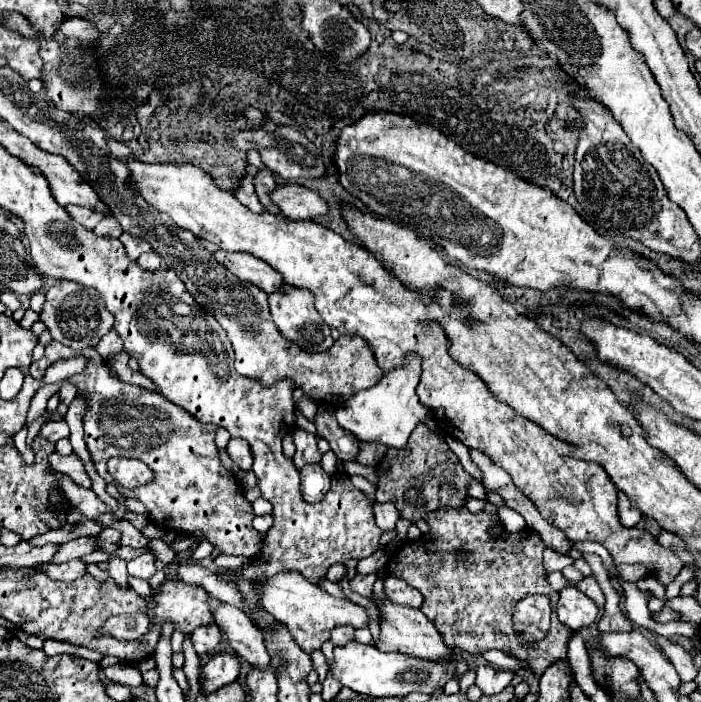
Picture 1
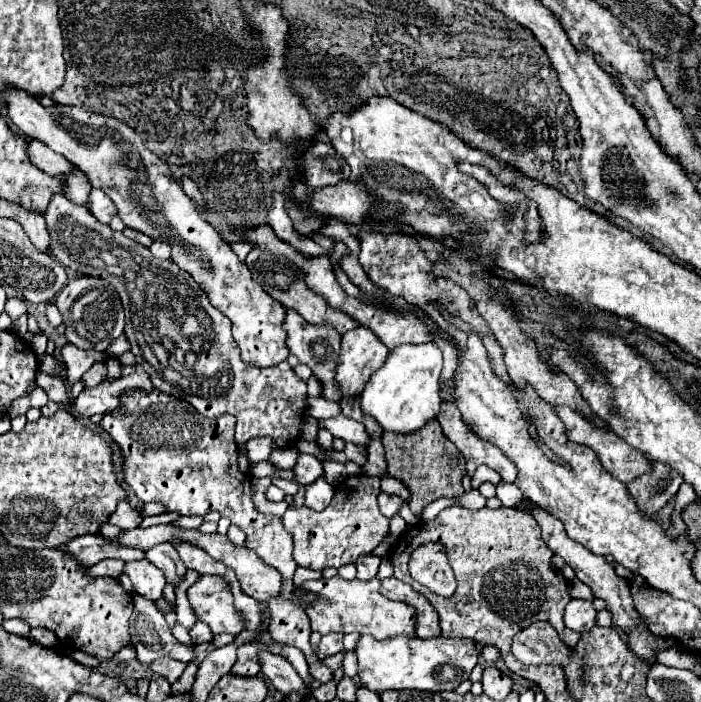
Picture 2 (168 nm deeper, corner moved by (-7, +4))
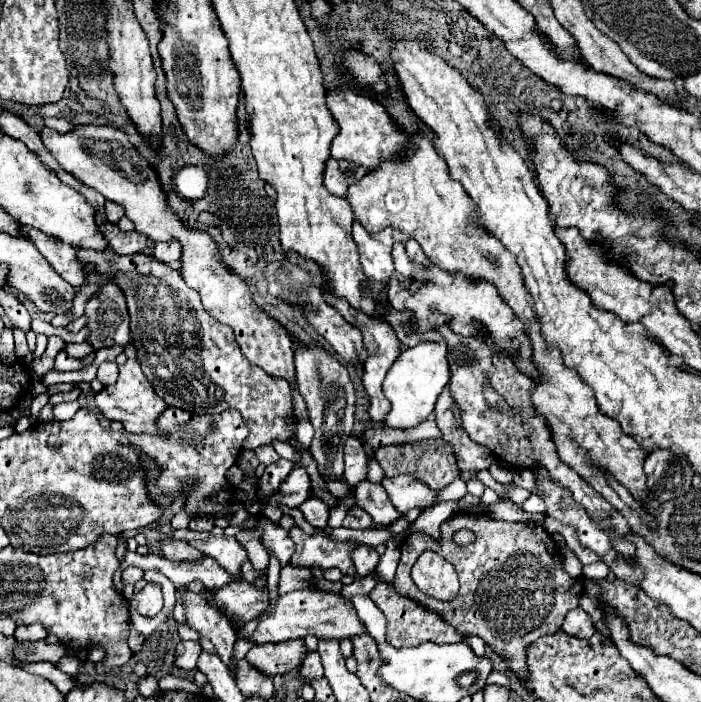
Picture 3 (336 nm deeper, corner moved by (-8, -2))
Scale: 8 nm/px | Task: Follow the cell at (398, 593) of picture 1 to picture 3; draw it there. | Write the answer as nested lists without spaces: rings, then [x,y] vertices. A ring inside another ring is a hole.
[[[378,582],[372,592],[368,594],[374,604],[384,612],[386,616],[386,624],[388,624],[388,644],[392,644],[394,648],[406,648],[406,646],[420,646],[422,642],[434,642],[434,644],[454,644],[454,642],[462,642],[464,636],[450,626],[448,622],[444,622],[442,616],[438,616],[436,612],[426,610],[424,606],[420,606],[418,602],[400,596],[392,584],[388,582]]]

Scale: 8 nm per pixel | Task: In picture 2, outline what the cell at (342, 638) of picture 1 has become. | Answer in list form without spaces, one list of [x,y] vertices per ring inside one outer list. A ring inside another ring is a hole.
[[[331,632],[331,634],[327,634],[327,636],[321,638],[317,656],[319,656],[319,658],[325,658],[325,656],[331,656],[331,654],[341,652],[341,648],[343,648],[343,634]]]

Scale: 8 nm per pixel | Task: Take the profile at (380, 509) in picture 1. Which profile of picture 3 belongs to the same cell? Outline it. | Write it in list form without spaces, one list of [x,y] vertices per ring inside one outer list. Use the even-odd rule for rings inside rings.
[[[360,482],[356,486],[356,504],[366,510],[372,520],[380,526],[390,524],[394,520],[398,520],[402,514],[392,506],[392,502],[386,496],[386,490],[380,484],[372,484],[372,482]]]

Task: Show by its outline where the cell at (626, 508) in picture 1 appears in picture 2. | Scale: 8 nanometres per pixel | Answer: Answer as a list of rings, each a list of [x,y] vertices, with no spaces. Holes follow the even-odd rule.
[[[653,462],[653,472],[635,478],[631,484],[627,484],[627,488],[635,498],[639,510],[651,518],[677,494],[681,482],[683,478],[671,466]]]

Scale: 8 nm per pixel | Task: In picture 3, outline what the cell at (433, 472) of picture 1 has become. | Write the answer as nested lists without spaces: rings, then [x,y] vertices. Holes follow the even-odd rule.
[[[420,440],[412,444],[392,444],[392,446],[382,446],[376,450],[376,460],[384,468],[386,474],[410,474],[416,480],[424,482],[432,490],[446,488],[454,478],[460,476],[460,470],[456,466],[454,450],[448,442],[444,440]]]

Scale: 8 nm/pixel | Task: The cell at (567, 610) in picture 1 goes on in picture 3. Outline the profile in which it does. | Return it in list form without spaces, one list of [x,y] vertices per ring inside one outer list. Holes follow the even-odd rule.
[[[582,608],[568,612],[568,616],[564,618],[564,624],[562,624],[562,630],[576,638],[590,638],[596,632],[592,618]]]

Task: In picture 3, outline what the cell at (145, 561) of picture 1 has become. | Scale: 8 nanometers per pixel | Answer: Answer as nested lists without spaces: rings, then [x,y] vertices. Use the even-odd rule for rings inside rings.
[[[148,582],[146,588],[142,588],[130,598],[130,612],[152,618],[160,614],[160,610],[162,610],[162,590],[158,584]]]

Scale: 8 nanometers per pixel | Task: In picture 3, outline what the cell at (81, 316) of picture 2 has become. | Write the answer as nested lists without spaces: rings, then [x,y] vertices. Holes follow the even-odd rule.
[[[106,282],[100,292],[86,302],[86,316],[88,316],[88,328],[92,332],[90,344],[100,350],[104,346],[114,346],[114,344],[128,344],[130,342],[130,316],[126,308],[124,294],[116,288],[116,284]]]

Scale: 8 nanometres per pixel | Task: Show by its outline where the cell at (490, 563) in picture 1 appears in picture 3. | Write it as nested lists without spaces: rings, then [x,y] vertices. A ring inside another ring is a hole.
[[[456,512],[440,526],[440,532],[440,542],[436,542],[424,532],[412,532],[402,542],[402,558],[396,570],[396,578],[392,582],[396,592],[414,598],[428,610],[438,612],[464,636],[480,636],[508,662],[510,672],[524,680],[524,676],[528,674],[528,644],[532,644],[540,636],[554,634],[560,630],[568,610],[578,608],[578,600],[584,594],[584,580],[568,576],[562,566],[562,554],[558,544],[540,524],[500,522],[490,518],[488,514],[464,516],[464,512]],[[462,528],[470,528],[476,534],[476,542],[468,546],[458,546],[456,542],[452,542],[452,530]],[[424,550],[432,550],[444,556],[444,560],[448,560],[456,568],[460,578],[460,590],[452,602],[428,598],[412,582],[410,568]]]

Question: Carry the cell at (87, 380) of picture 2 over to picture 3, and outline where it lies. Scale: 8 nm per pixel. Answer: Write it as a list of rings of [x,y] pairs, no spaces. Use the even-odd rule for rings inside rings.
[[[102,362],[98,366],[98,378],[104,386],[114,384],[118,380],[118,364],[116,362]]]

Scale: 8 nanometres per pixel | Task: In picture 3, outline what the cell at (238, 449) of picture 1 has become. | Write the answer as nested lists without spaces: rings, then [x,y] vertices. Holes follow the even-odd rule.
[[[270,444],[256,448],[256,456],[258,456],[260,464],[264,464],[264,466],[268,466],[268,464],[272,464],[272,462],[276,462],[276,460],[280,458],[280,456],[276,454],[276,450],[274,450]]]

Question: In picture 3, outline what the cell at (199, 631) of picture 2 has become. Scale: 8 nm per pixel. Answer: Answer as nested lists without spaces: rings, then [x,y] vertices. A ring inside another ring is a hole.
[[[180,640],[176,644],[176,660],[174,660],[174,666],[184,670],[184,672],[190,672],[196,668],[196,660],[200,656],[200,642],[198,640]]]

